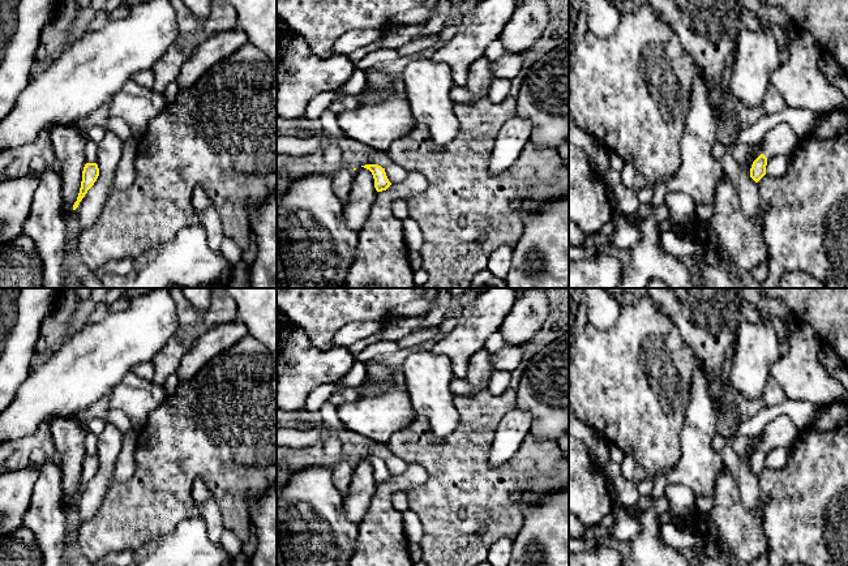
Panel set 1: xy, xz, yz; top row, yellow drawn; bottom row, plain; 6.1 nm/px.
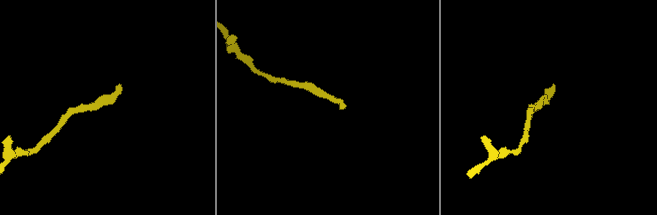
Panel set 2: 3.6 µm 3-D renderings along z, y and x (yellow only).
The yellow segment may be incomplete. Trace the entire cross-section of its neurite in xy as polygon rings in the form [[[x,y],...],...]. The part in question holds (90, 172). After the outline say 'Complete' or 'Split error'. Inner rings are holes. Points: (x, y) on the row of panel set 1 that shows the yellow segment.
[[[86,163],[82,171],[82,181],[77,201],[73,205],[73,210],[76,210],[87,193],[87,190],[94,185],[99,176],[99,168],[97,163]]]. Complete

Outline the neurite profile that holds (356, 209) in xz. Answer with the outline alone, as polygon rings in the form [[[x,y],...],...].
[[[364,167],[356,168],[348,198],[343,205],[343,218],[350,230],[359,232],[363,228],[376,196],[372,172]]]

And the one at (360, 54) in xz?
[[[377,42],[371,43],[360,50],[354,51],[348,57],[355,64],[356,61],[364,59],[368,53],[374,52],[378,50]]]

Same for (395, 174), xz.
[[[391,163],[385,168],[386,176],[391,184],[397,184],[407,179],[408,171],[397,163]]]

